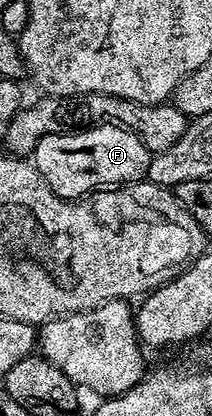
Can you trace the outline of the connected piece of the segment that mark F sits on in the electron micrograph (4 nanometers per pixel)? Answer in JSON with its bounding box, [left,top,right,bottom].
[33,123,153,200]

